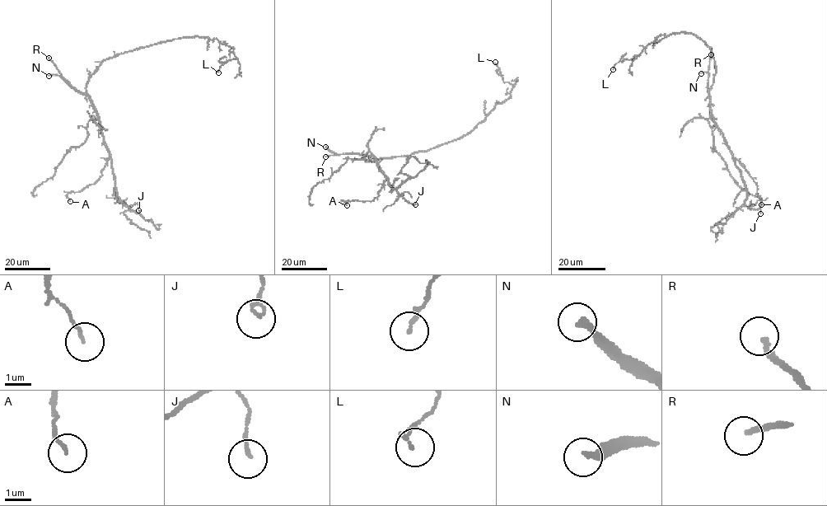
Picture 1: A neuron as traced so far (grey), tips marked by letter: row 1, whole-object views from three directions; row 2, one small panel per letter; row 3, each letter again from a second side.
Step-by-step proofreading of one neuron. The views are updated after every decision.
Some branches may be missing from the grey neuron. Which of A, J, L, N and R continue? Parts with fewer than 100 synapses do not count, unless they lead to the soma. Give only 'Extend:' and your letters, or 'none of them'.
Extend: N, R

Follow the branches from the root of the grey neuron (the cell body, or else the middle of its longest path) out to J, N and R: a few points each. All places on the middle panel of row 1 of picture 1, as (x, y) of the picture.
J: (370, 161), (362, 156), (371, 156), (376, 160), (388, 178), (391, 191), (395, 189), (408, 202), (415, 204)
N: (370, 161), (362, 154), (336, 153), (325, 147)
R: (370, 161), (362, 154), (352, 153), (325, 156)

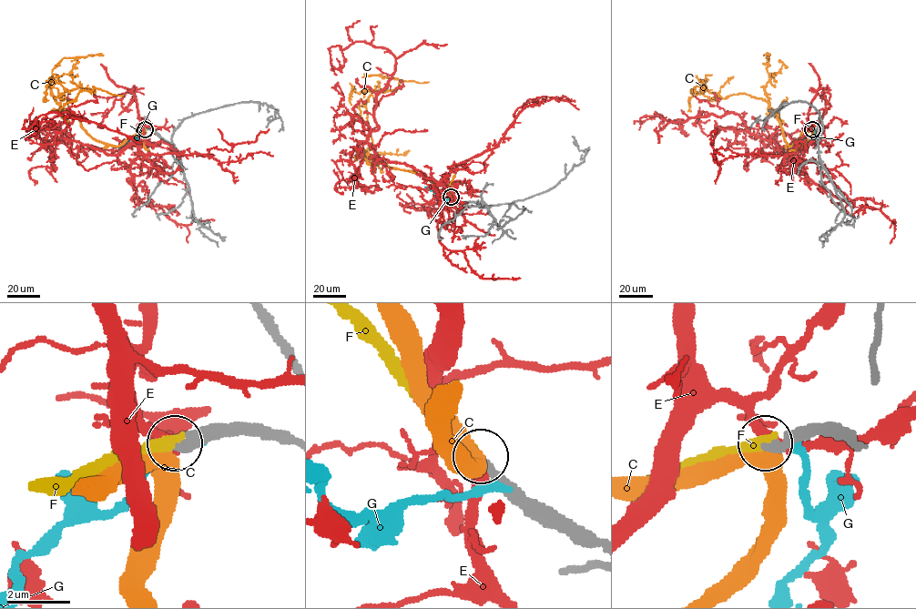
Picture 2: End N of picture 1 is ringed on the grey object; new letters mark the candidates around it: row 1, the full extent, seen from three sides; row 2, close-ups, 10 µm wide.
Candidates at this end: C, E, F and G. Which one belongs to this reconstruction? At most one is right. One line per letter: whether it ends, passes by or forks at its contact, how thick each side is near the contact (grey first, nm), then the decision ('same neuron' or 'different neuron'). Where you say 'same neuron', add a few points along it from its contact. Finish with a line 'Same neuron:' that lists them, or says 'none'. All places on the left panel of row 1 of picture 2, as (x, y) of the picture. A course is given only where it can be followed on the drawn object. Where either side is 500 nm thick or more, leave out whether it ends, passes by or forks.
C: 320/500 nm | different neuron
E: it passes by | 380/280 nm | different neuron
F: it ends | 340/360 nm | same neuron
G: it ends | 360/240 nm | different neuron
Same neuron: F

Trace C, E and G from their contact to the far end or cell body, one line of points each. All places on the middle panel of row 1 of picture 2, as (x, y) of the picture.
C: (451, 197), (444, 187), (420, 175), (369, 161), (367, 100), (374, 91), (401, 87), (397, 78), (361, 76)
E: (451, 197), (445, 185), (381, 158), (367, 141), (394, 57), (354, 41), (329, 48), (330, 70)
G: (452, 198), (443, 200), (424, 187)

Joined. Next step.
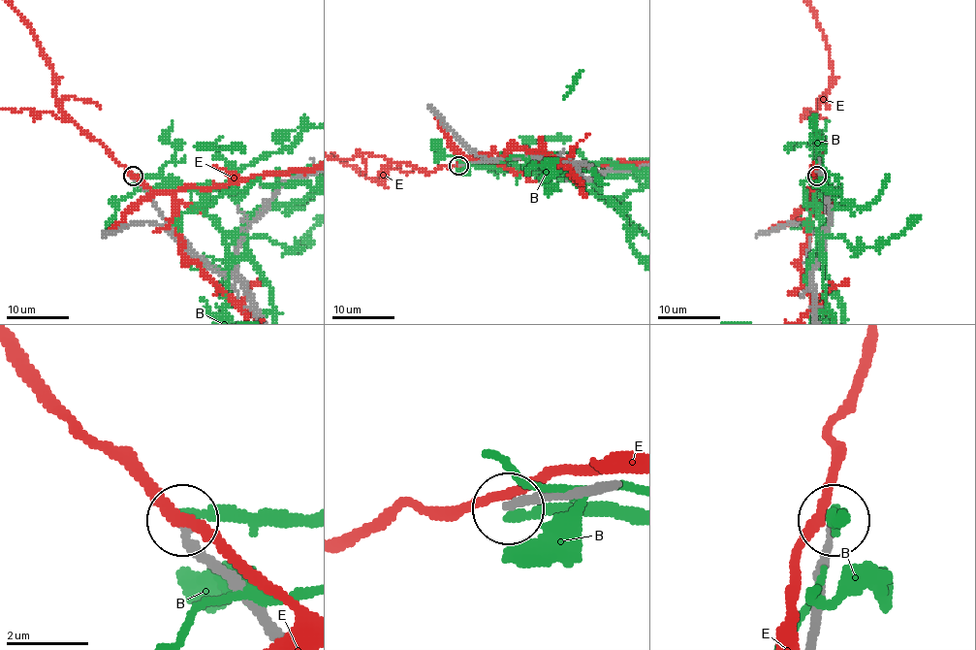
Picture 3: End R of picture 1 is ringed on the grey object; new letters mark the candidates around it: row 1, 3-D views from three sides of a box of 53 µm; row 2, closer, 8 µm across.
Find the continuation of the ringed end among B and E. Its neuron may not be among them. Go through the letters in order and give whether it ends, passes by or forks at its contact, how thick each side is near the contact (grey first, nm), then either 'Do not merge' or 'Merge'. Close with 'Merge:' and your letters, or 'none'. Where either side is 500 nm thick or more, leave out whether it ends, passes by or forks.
B: It ends there. Thickness 190 nm (grey) against 280 nm. Do not merge
E: It passes by. Thickness 200 nm (grey) against 240 nm. Do not merge
Merge: none

